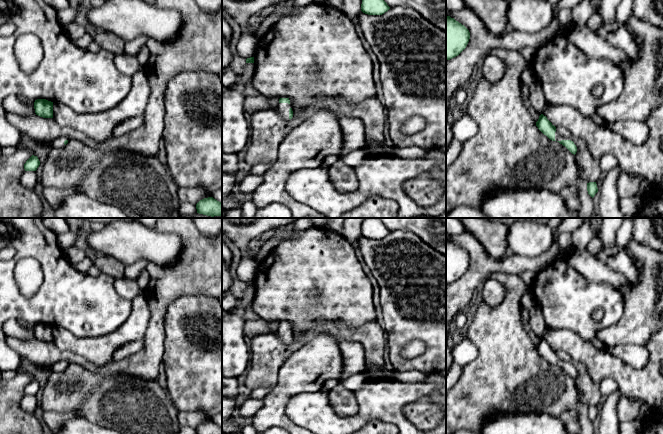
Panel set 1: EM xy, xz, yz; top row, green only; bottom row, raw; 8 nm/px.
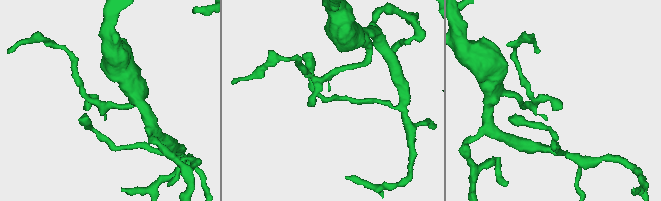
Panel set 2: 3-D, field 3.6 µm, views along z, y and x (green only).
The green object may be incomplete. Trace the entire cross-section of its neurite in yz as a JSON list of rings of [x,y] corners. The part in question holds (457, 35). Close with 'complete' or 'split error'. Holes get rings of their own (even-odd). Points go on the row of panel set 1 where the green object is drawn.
[[[446,16],[446,60],[458,56],[470,39],[469,30],[450,16]]]; complete

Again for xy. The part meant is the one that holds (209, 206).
[[[208,197],[200,200],[196,204],[196,209],[197,213],[211,217],[222,215],[222,203],[213,197]]]; complete

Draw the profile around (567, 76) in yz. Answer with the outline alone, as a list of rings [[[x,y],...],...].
[[[570,33],[556,35],[552,41],[536,51],[529,64],[536,81],[541,85],[546,105],[572,106],[587,118],[598,115],[597,108],[616,100],[624,89],[624,74],[620,66],[608,59],[588,57],[570,41]],[[597,85],[603,86],[600,97],[595,97],[592,93]]]

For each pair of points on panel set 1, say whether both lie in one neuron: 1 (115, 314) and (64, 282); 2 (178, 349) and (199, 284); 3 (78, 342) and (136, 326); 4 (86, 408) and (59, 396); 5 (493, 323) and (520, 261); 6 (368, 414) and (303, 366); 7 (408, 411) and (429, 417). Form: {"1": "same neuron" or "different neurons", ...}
{"1": "same neuron", "2": "different neurons", "3": "same neuron", "4": "same neuron", "5": "different neurons", "6": "different neurons", "7": "same neuron"}

